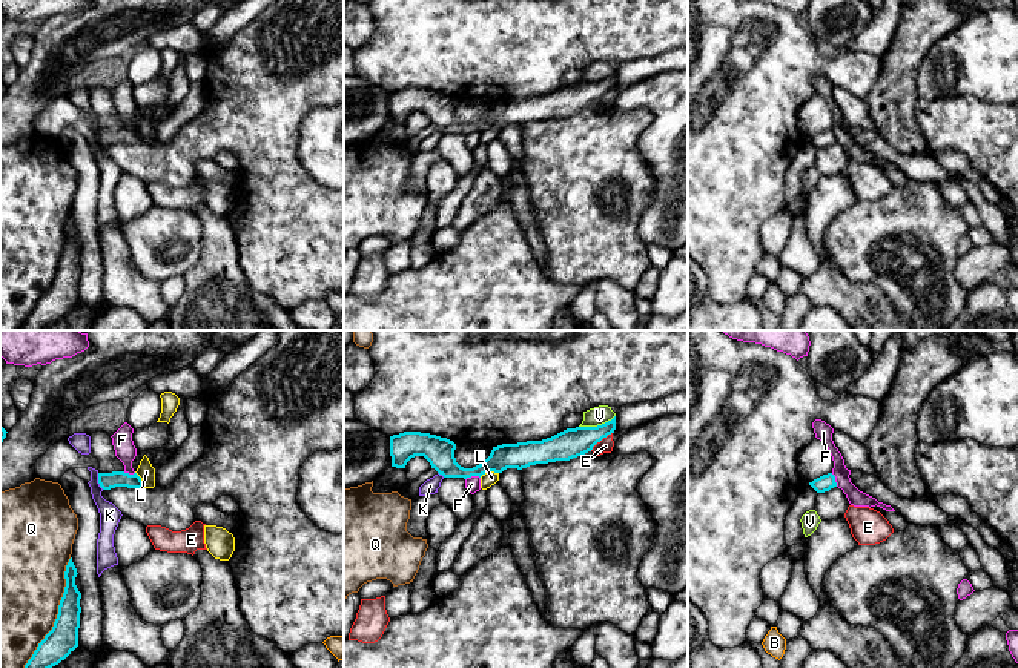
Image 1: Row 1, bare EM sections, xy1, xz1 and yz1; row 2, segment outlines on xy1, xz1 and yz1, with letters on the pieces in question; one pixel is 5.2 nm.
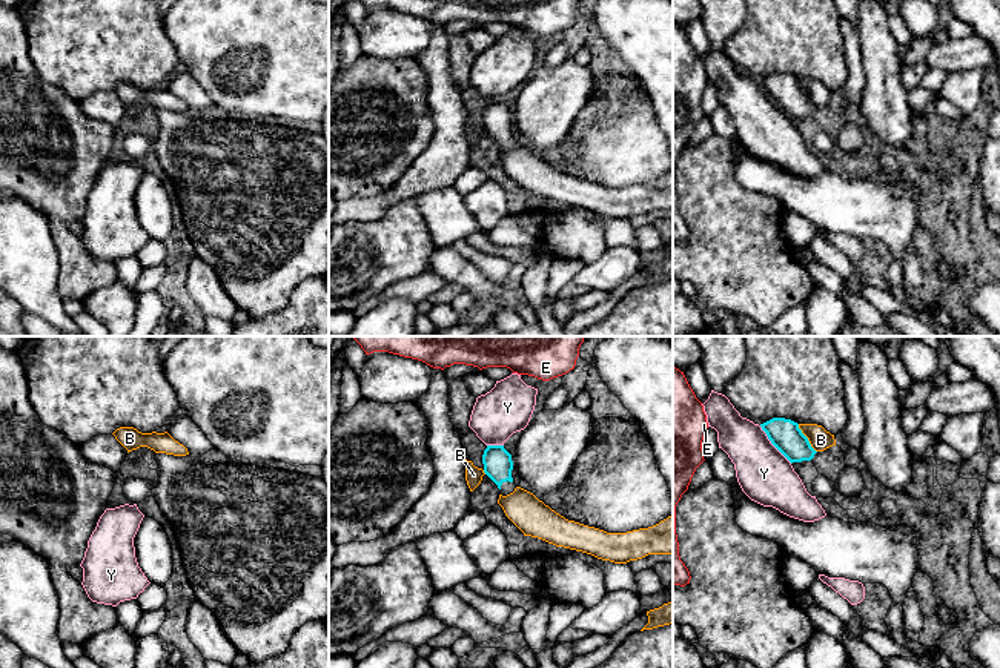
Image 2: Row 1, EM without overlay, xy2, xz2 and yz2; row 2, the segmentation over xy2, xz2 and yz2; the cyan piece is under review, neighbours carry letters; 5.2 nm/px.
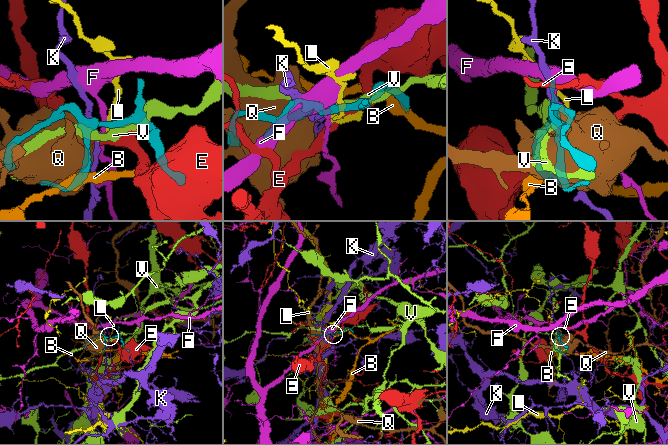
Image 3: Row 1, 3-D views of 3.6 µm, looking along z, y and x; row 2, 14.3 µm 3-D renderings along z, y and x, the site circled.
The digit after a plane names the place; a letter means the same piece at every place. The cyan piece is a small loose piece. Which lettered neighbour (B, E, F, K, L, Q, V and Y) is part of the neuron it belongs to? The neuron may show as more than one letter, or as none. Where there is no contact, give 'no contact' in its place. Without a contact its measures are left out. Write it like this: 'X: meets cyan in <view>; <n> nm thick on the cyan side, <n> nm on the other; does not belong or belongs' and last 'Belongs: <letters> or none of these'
B: meets cyan in yz2; 160 nm thick on the cyan side, 120 nm on the other; does not belong
E: meets cyan in xz1; 160 nm thick on the cyan side, 80 nm on the other; does not belong
F: meets cyan in xz1; 160 nm thick on the cyan side, 80 nm on the other; does not belong
K: meets cyan in xy1; 90 nm thick on the cyan side, 110 nm on the other; does not belong
L: meets cyan in xz1; 140 nm thick on the cyan side, 70 nm on the other; does not belong
Q: meets cyan in xy1; 160 nm thick on the cyan side, 480 nm on the other; does not belong
V: meets cyan in xz1; 160 nm thick on the cyan side, 100 nm on the other; does not belong
Y: meets cyan in yz2; 160 nm thick on the cyan side, 280 nm on the other; does not belong
Belongs: none of these

